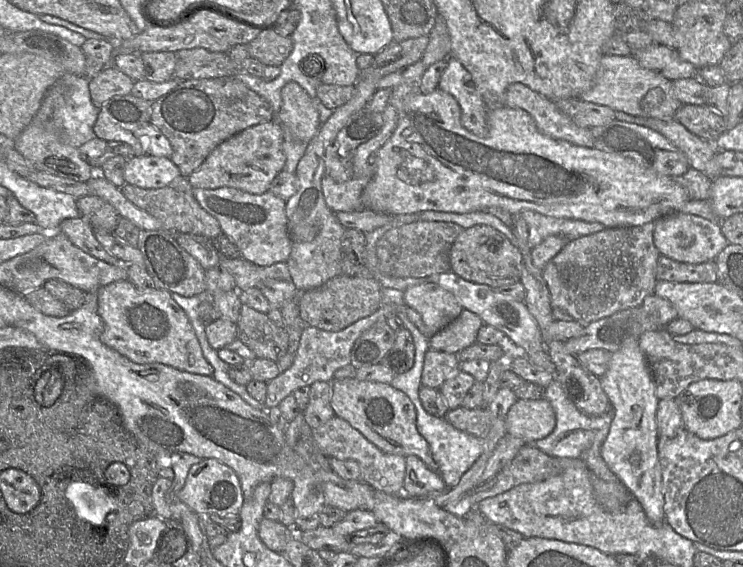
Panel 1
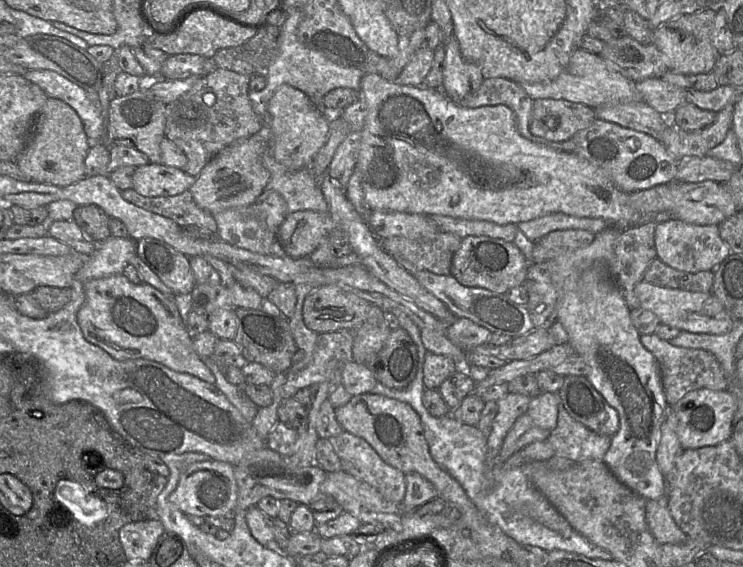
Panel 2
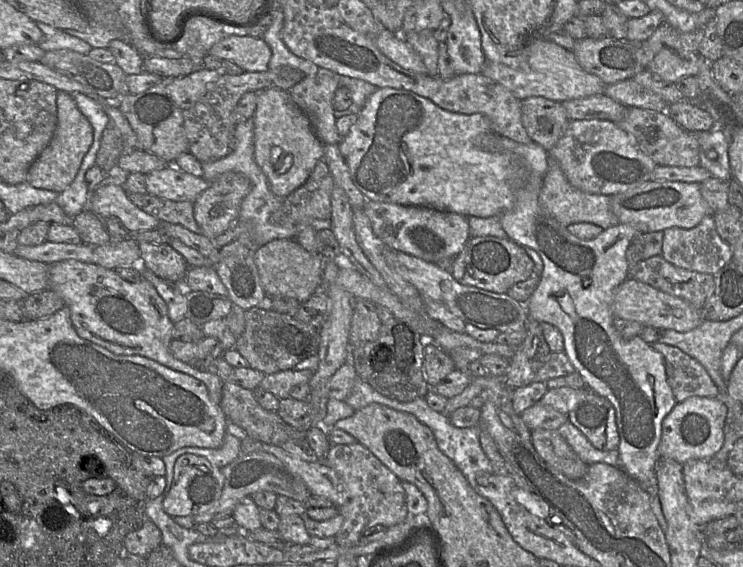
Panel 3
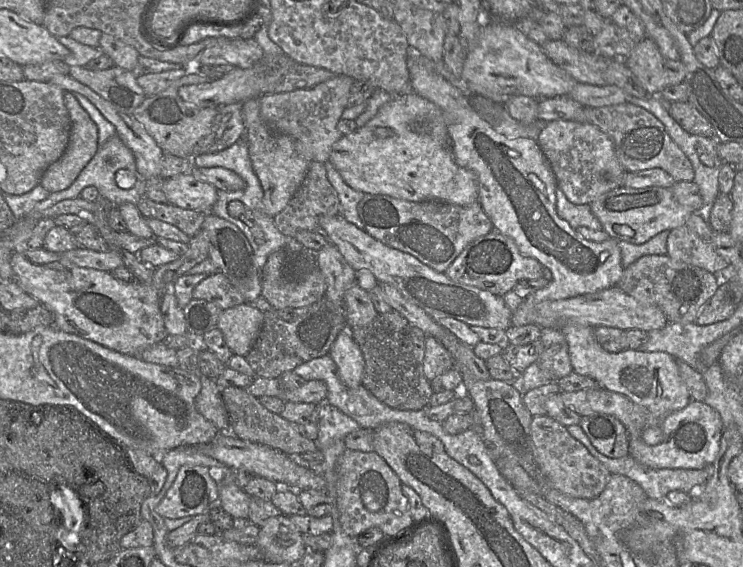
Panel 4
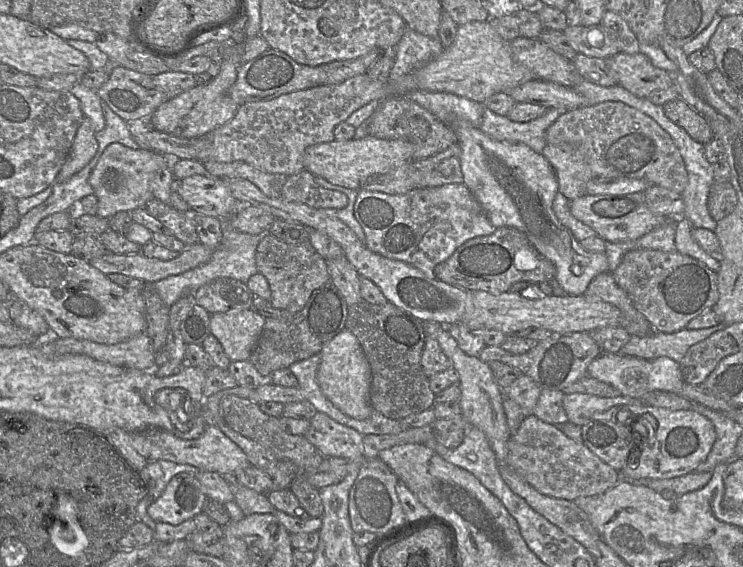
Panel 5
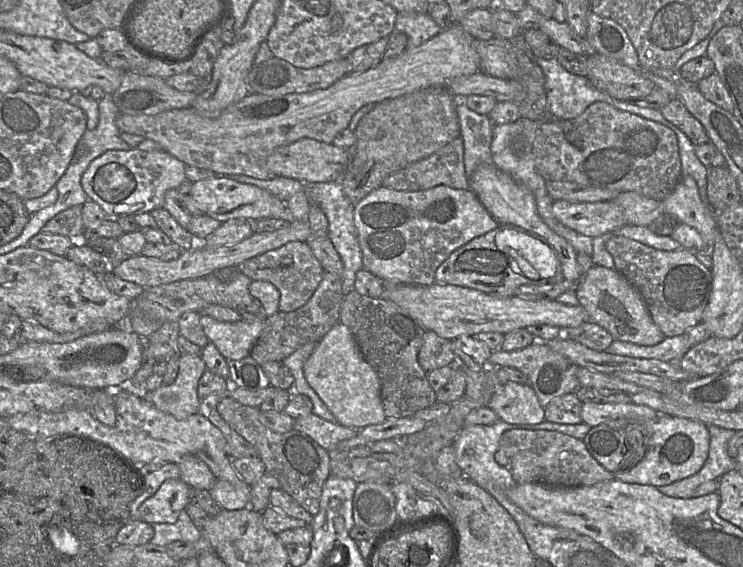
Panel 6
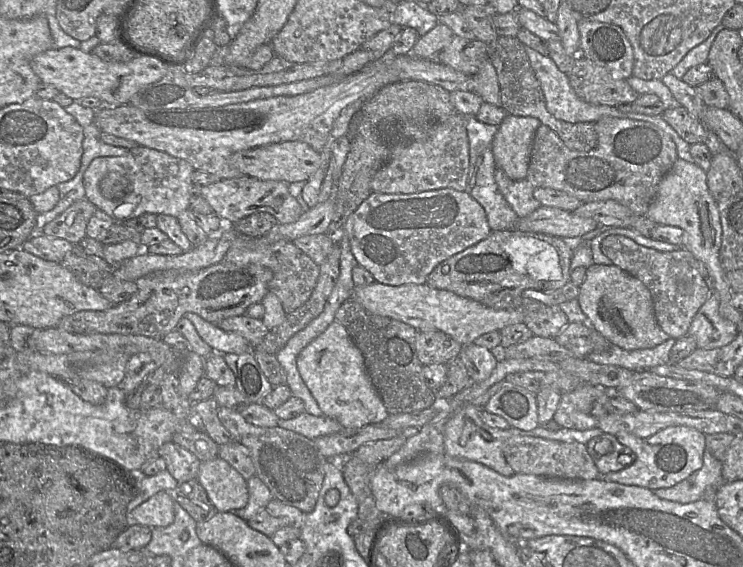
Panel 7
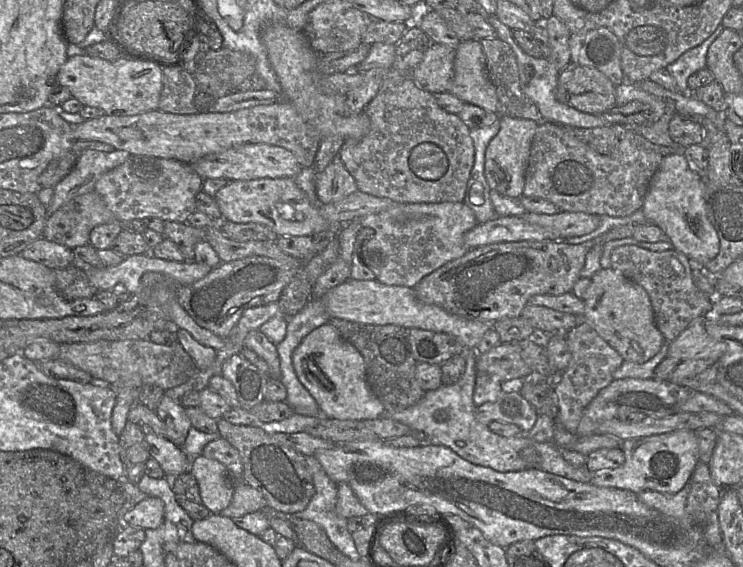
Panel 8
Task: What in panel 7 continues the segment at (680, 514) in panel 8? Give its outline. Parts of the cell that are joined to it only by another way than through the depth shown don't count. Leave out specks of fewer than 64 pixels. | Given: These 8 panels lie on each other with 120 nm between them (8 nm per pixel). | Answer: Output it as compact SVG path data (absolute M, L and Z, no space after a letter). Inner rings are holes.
M705 449L700 469L672 487L652 491L661 499L687 504L701 500L722 482L722 462Z

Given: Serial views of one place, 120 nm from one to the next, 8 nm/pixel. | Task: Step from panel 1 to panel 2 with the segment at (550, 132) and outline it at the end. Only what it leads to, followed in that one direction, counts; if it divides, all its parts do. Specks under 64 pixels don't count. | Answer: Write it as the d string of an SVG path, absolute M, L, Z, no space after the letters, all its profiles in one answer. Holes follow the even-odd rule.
M502 77L483 79L482 84L477 91L468 94L457 102L461 106L467 108L506 105L514 112L518 131L524 138L557 150L574 152L575 147L572 138L559 143L534 136L531 133L530 119L533 99L530 98L526 91L514 81Z

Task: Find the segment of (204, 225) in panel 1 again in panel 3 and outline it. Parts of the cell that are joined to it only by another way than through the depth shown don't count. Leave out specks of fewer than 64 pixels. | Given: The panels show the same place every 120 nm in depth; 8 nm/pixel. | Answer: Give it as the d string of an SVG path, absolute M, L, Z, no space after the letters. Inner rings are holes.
M129 193L128 199L139 209L153 216L161 223L177 224L195 234L201 234L201 229L194 217L192 202L171 201L148 193Z

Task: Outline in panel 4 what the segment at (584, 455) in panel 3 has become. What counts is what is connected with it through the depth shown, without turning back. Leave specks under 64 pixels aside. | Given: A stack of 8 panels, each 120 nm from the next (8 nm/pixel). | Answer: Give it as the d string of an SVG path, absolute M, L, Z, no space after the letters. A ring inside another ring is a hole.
M576 424L569 425L566 427L566 429L568 433L576 440L578 440L589 451L589 453L592 456L594 456L609 470L611 474L624 475L632 479L642 487L642 489L644 490L644 492L649 498L664 500L666 495L669 492L674 490L679 490L690 494L692 493L693 495L693 492L695 492L696 489L701 487L708 479L708 471L705 468L703 469L683 469L683 468L652 469L639 464L629 454L621 458L609 458L601 454L600 452L598 452L593 447L590 440L588 439L588 437L586 436L586 434L583 432L583 430L579 425Z

